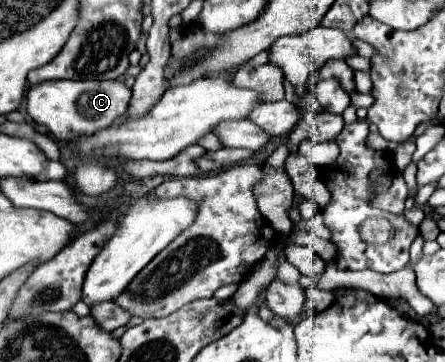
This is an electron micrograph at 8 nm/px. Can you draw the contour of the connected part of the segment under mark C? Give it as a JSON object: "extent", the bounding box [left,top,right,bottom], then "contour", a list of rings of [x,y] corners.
{"extent":[26,80,130,142],"contour":[[[46,80],[28,88],[26,110],[30,118],[36,124],[44,124],[56,140],[72,142],[82,134],[94,134],[122,118],[128,110],[130,96],[130,88],[118,80]]]}

